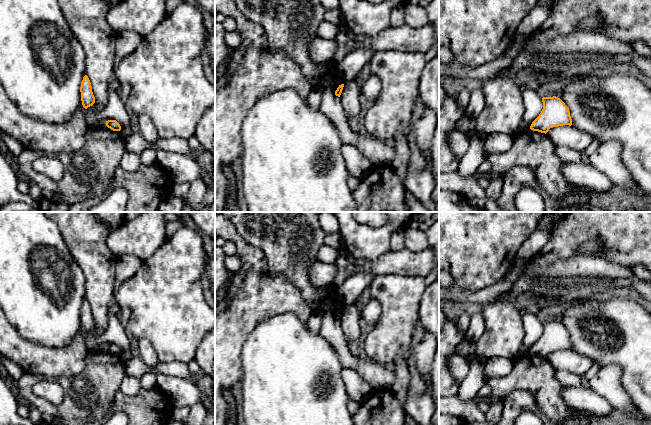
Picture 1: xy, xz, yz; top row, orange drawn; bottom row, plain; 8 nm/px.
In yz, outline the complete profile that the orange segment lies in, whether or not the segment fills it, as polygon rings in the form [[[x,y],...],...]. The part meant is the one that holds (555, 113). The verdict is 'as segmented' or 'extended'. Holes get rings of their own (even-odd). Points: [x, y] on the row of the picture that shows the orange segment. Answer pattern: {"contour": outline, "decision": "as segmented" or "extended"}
{"contour": [[[543,97],[543,109],[539,116],[532,122],[530,129],[547,133],[550,128],[572,125],[569,108],[558,97]]], "decision": "as segmented"}

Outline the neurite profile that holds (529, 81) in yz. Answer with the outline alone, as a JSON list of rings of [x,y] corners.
[[[527,75],[521,82],[535,91],[538,91],[543,86],[543,84],[530,75]]]

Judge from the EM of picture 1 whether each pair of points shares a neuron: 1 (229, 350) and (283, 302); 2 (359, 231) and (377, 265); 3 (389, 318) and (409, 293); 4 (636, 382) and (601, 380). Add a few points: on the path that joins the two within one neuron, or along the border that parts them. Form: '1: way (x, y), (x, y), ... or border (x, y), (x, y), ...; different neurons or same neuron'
1: way (234, 334), (267, 302); same neuron
2: border (390, 250), (376, 259), (354, 258), (351, 255); different neurons
3: way (395, 312), (400, 307), (400, 302), (403, 299); same neuron
4: border (602, 366), (620, 368), (620, 384), (631, 402); different neurons

